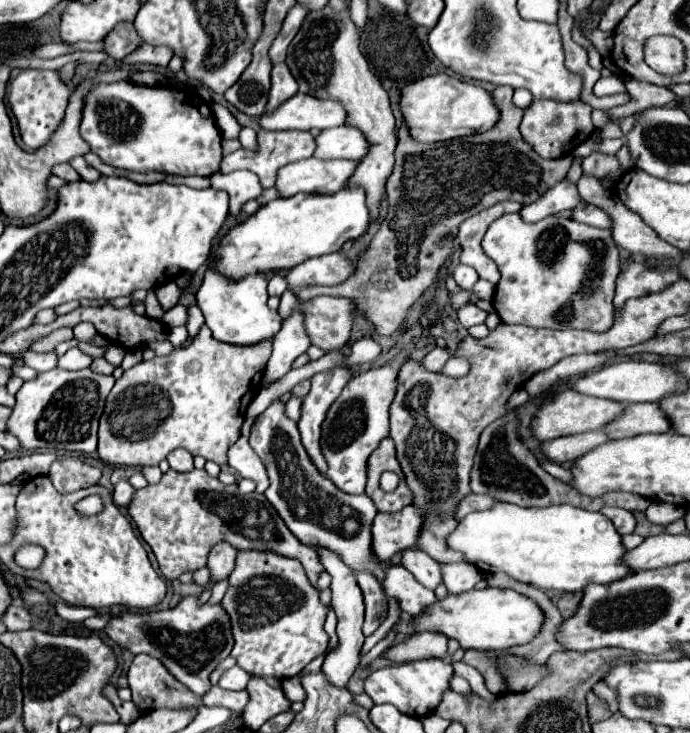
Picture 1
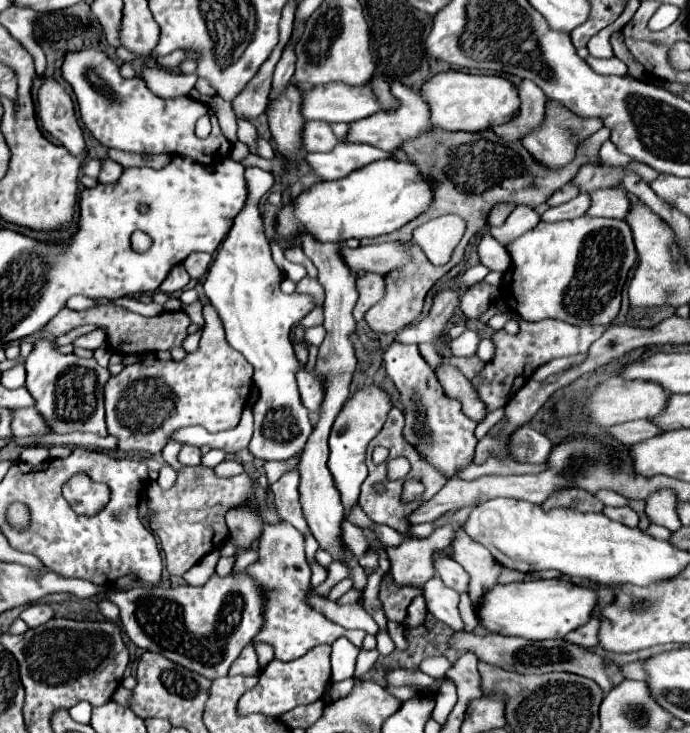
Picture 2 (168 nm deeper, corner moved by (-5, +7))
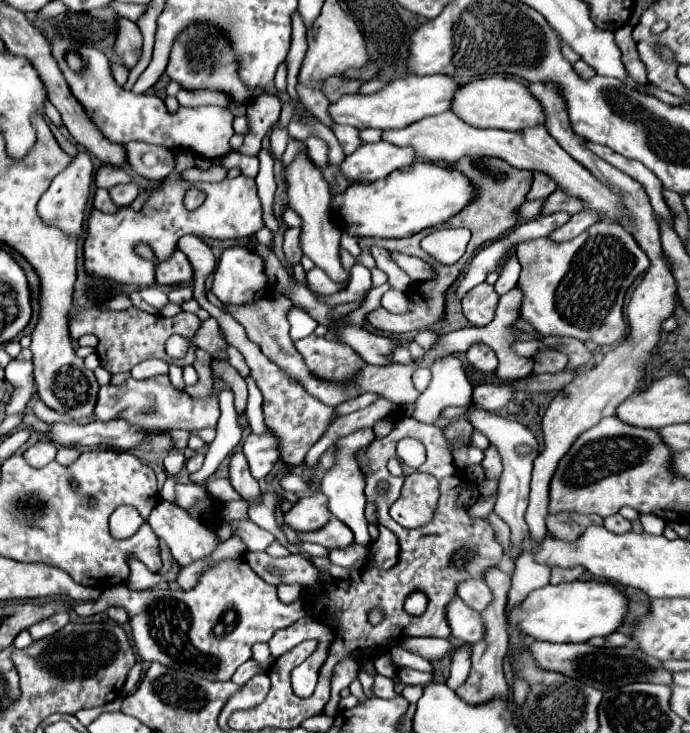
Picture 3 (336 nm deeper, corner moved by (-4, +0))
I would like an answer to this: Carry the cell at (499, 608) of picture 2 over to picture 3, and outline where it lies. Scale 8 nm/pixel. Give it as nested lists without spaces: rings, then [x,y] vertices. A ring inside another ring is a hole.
[[[576,580],[558,586],[548,584],[546,588],[530,592],[524,604],[508,616],[508,624],[516,620],[516,624],[520,624],[520,632],[542,642],[588,642],[594,636],[608,636],[616,632],[624,620],[626,604],[626,596],[606,582]]]

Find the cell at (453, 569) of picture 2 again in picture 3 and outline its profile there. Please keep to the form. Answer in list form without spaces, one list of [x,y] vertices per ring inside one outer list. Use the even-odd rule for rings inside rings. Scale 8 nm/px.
[[[464,580],[456,586],[456,594],[476,612],[482,612],[492,600],[490,588],[484,584],[484,580]]]

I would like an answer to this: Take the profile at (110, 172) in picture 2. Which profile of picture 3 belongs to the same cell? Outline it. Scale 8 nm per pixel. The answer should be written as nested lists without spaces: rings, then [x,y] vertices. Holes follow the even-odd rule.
[[[130,182],[130,184],[118,184],[118,186],[110,188],[108,192],[110,192],[110,198],[116,206],[126,206],[136,200],[136,196],[140,194],[140,188]]]

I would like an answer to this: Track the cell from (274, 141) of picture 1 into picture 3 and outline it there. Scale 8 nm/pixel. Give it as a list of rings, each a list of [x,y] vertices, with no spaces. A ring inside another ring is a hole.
[[[334,124],[332,126],[332,132],[334,136],[338,138],[344,154],[352,154],[358,146],[360,146],[360,140],[358,140],[358,130],[352,128],[352,126],[338,126]]]

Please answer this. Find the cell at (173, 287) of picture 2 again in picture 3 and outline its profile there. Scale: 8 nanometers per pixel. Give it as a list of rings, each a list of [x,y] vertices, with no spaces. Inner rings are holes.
[[[176,250],[172,258],[162,262],[156,270],[156,282],[160,286],[180,286],[188,284],[190,280],[192,280],[192,266],[180,250]]]

